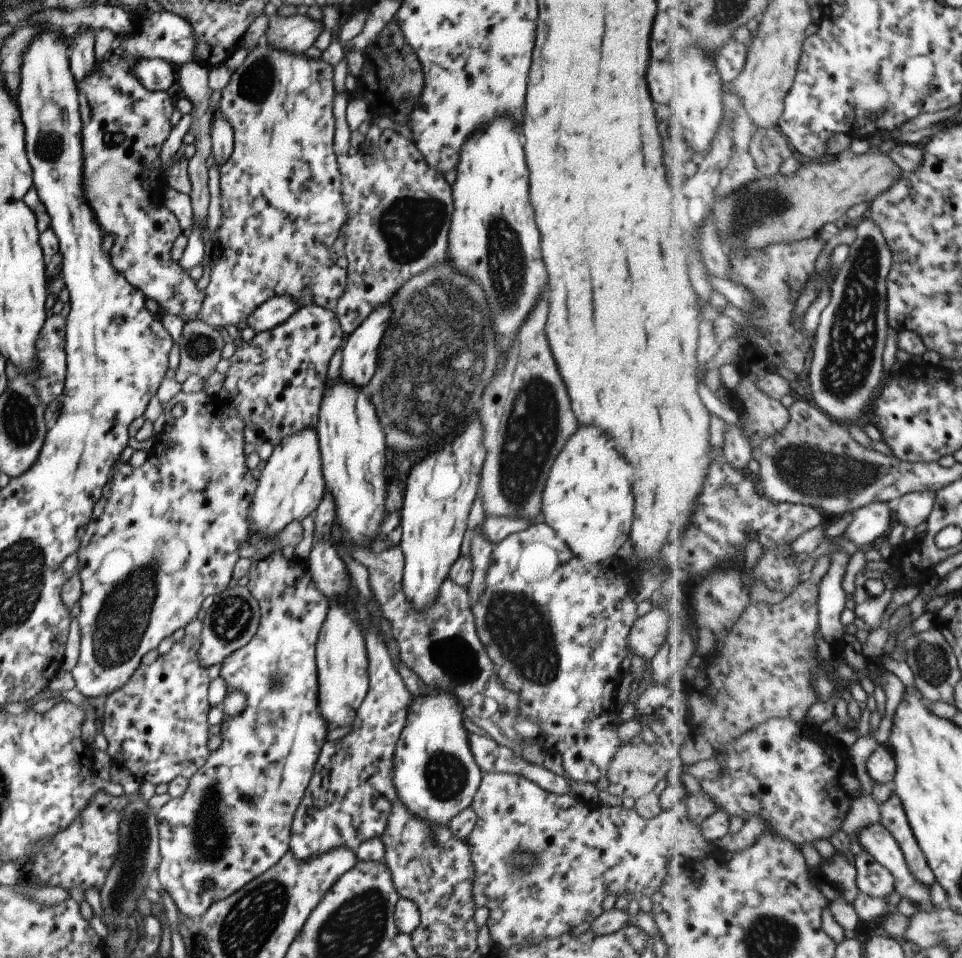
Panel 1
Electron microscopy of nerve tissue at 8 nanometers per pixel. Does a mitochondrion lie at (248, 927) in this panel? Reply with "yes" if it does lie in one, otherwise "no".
yes

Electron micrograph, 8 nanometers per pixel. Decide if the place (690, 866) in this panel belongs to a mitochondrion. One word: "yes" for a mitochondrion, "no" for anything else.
no

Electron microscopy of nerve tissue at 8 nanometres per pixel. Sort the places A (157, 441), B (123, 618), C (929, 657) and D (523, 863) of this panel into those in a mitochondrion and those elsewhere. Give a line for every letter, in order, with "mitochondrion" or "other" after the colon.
A: other
B: mitochondrion
C: mitochondrion
D: mitochondrion

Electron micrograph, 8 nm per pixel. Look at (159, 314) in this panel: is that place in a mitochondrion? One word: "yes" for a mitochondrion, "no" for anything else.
no

